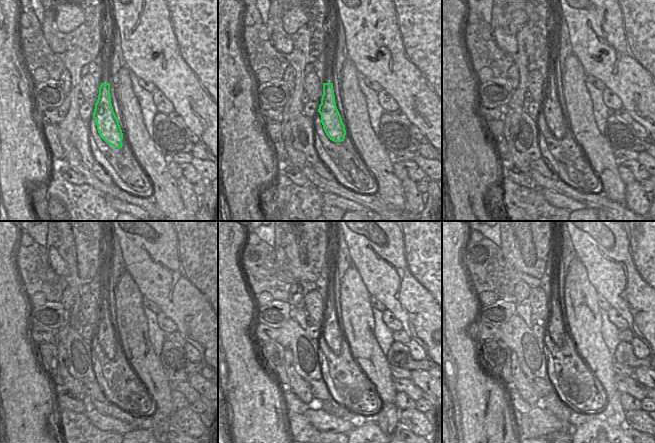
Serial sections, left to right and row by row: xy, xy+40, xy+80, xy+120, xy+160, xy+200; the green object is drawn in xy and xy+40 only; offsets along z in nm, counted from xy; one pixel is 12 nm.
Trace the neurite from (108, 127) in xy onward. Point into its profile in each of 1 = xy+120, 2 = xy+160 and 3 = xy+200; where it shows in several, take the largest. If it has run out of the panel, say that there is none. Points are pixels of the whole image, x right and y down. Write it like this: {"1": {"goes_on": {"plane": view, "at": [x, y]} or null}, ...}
{"1": {"goes_on": {"plane": "xy+120", "at": [107, 335]}}, "2": {"goes_on": {"plane": "xy+160", "at": [331, 332]}}, "3": {"goes_on": {"plane": "xy+200", "at": [556, 331]}}}

